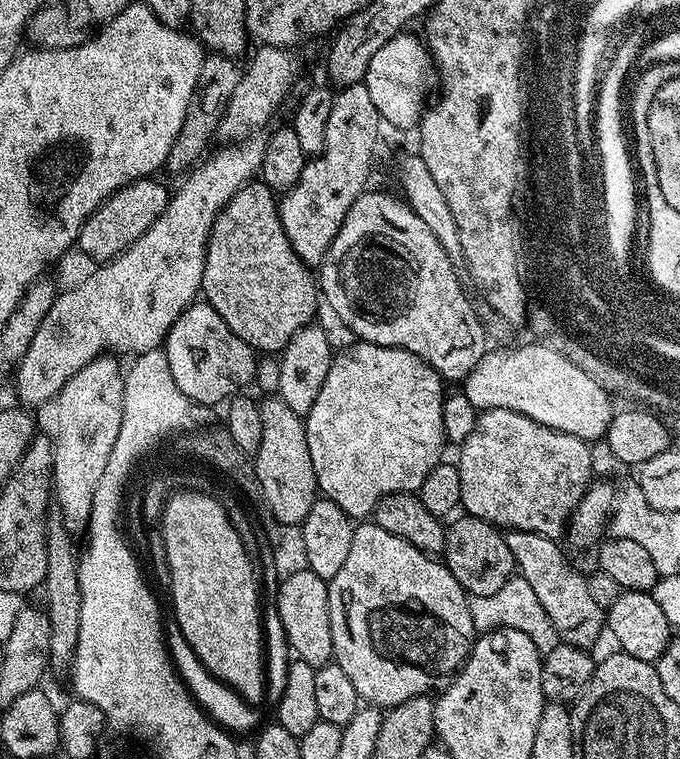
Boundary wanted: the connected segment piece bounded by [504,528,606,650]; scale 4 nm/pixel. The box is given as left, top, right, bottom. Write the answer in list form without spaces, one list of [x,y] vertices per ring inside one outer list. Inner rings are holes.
[[[507,529],[504,532],[504,541],[516,559],[519,575],[530,582],[538,602],[542,602],[542,610],[550,614],[550,622],[554,622],[554,630],[558,630],[561,641],[573,644],[588,650],[592,643],[603,633],[606,628],[606,612],[594,602],[588,589],[587,575],[579,572],[566,557],[560,553],[560,548],[555,539],[542,534],[534,534],[530,530]]]

